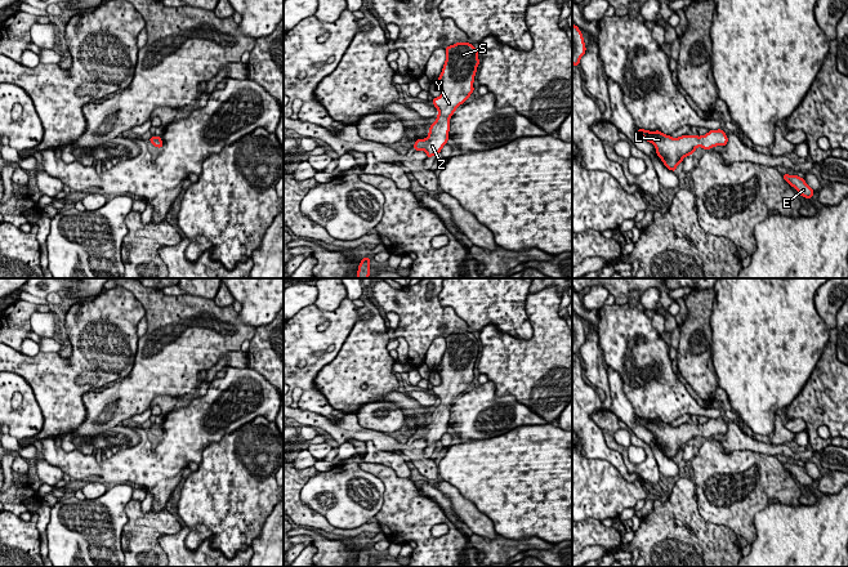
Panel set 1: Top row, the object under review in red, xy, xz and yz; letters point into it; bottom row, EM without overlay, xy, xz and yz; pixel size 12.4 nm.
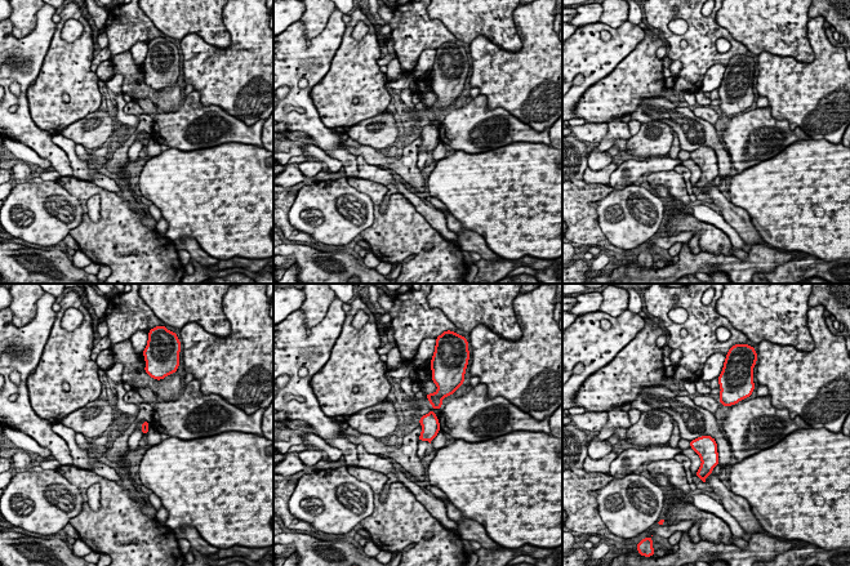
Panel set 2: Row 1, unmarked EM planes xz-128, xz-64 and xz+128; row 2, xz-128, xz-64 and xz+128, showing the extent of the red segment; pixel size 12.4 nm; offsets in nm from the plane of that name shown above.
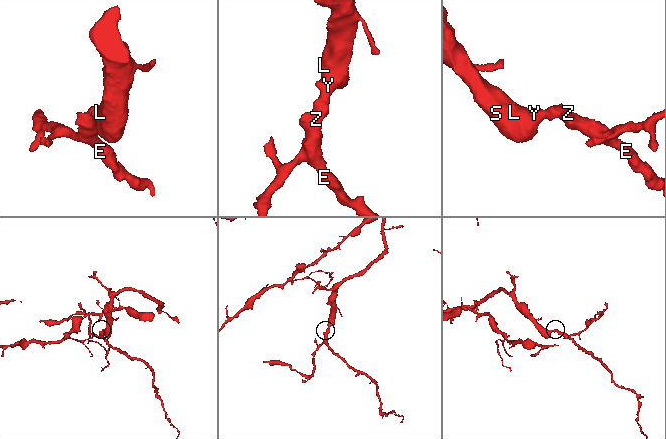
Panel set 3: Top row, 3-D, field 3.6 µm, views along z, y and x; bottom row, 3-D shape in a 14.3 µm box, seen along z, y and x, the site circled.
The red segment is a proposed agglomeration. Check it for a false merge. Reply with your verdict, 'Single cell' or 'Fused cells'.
Single cell

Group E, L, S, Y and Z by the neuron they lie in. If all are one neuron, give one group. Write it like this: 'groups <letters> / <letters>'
groups E L S Y Z

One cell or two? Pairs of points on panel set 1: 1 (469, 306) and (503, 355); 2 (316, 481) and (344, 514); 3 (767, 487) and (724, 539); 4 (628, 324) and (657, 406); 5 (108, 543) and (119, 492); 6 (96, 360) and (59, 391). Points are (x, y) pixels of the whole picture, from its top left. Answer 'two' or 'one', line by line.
1: two
2: one
3: two
4: one
5: one
6: one

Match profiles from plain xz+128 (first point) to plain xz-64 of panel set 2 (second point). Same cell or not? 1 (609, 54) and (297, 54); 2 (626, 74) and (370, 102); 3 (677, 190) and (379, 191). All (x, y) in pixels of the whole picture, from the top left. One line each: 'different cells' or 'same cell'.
1: same cell
2: same cell
3: different cells

